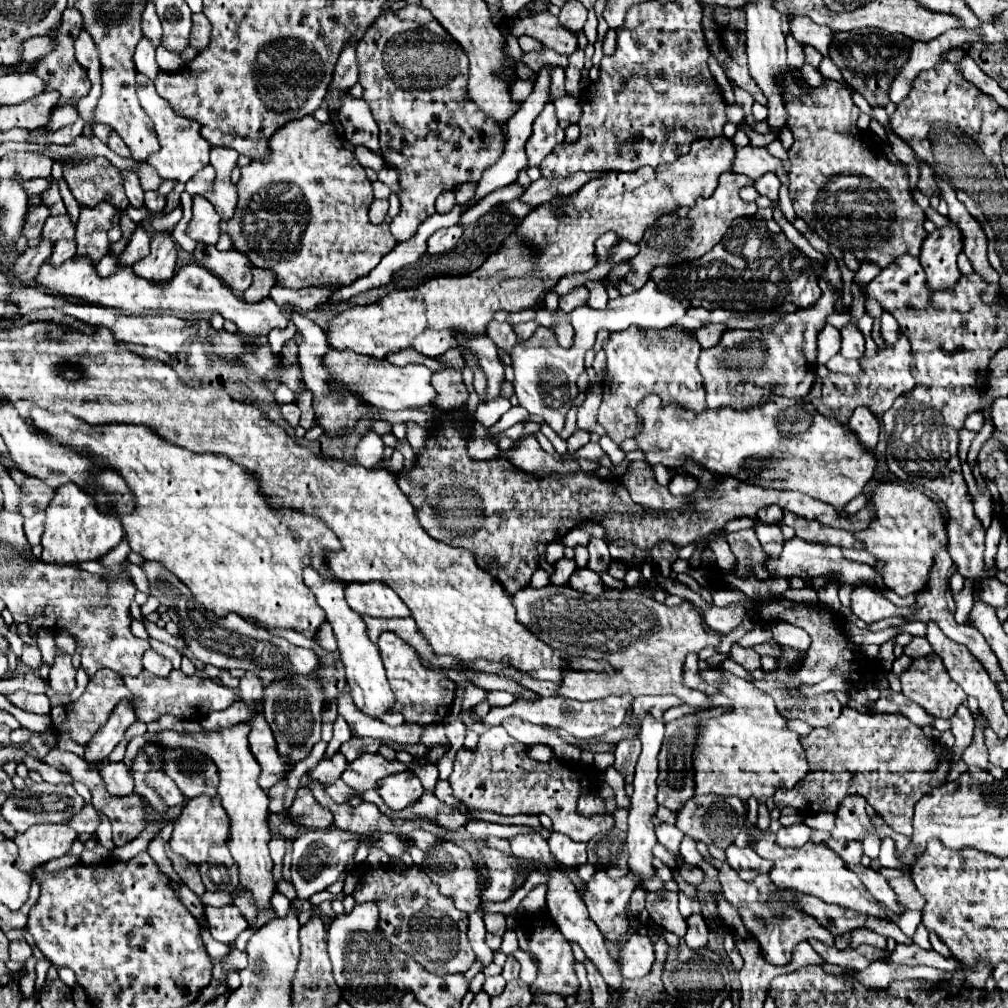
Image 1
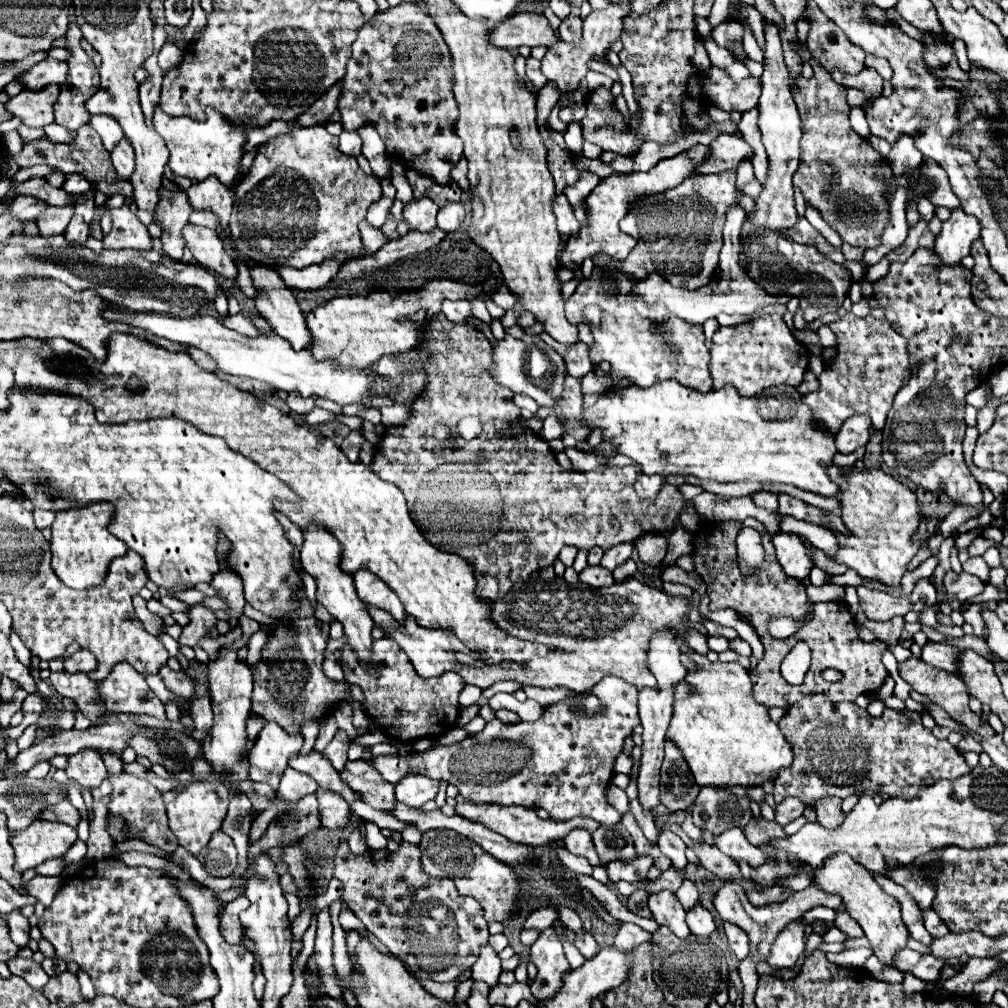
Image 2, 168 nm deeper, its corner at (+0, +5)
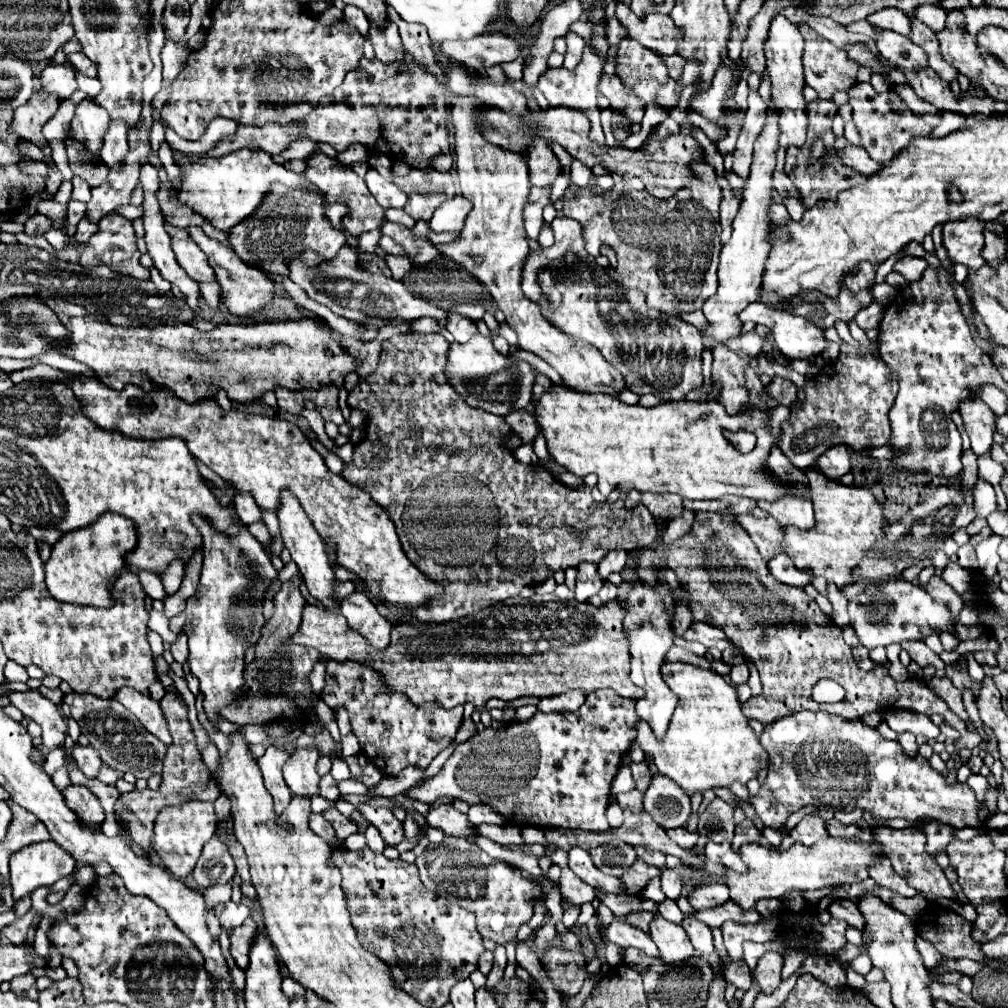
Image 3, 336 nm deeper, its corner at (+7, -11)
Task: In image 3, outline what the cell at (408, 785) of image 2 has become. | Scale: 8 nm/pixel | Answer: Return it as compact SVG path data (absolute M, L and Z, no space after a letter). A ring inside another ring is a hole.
M452 804L432 806L426 820L430 826L444 830L446 836L460 836L460 838L476 838L478 836L476 826L468 820L468 814L458 812Z

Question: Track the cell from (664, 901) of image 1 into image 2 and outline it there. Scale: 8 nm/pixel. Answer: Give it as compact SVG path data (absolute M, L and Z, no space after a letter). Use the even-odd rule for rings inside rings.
M661 890L657 894L651 894L649 908L651 908L657 924L667 926L675 936L687 938L691 934L687 928L687 922L685 922L685 910L671 890Z

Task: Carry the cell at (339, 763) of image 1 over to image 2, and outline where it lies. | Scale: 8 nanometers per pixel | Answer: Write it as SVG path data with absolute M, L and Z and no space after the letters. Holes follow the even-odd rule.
M347 760L345 768L339 772L341 780L355 792L363 794L363 800L375 810L393 810L395 792L393 784L385 782L375 768L365 760Z

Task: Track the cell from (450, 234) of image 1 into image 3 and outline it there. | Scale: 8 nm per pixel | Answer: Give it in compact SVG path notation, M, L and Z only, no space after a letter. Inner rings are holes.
M456 196L448 202L444 202L432 216L430 228L434 232L452 232L452 230L462 230L464 220L470 212L472 204L464 196Z

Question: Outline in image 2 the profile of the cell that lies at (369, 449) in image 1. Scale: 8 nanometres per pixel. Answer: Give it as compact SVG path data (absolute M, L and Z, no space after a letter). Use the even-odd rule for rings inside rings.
M351 432L343 444L341 444L341 450L345 452L345 456L351 460L351 462L357 462L359 460L359 452L361 452L361 446L365 442L365 436L361 432Z

